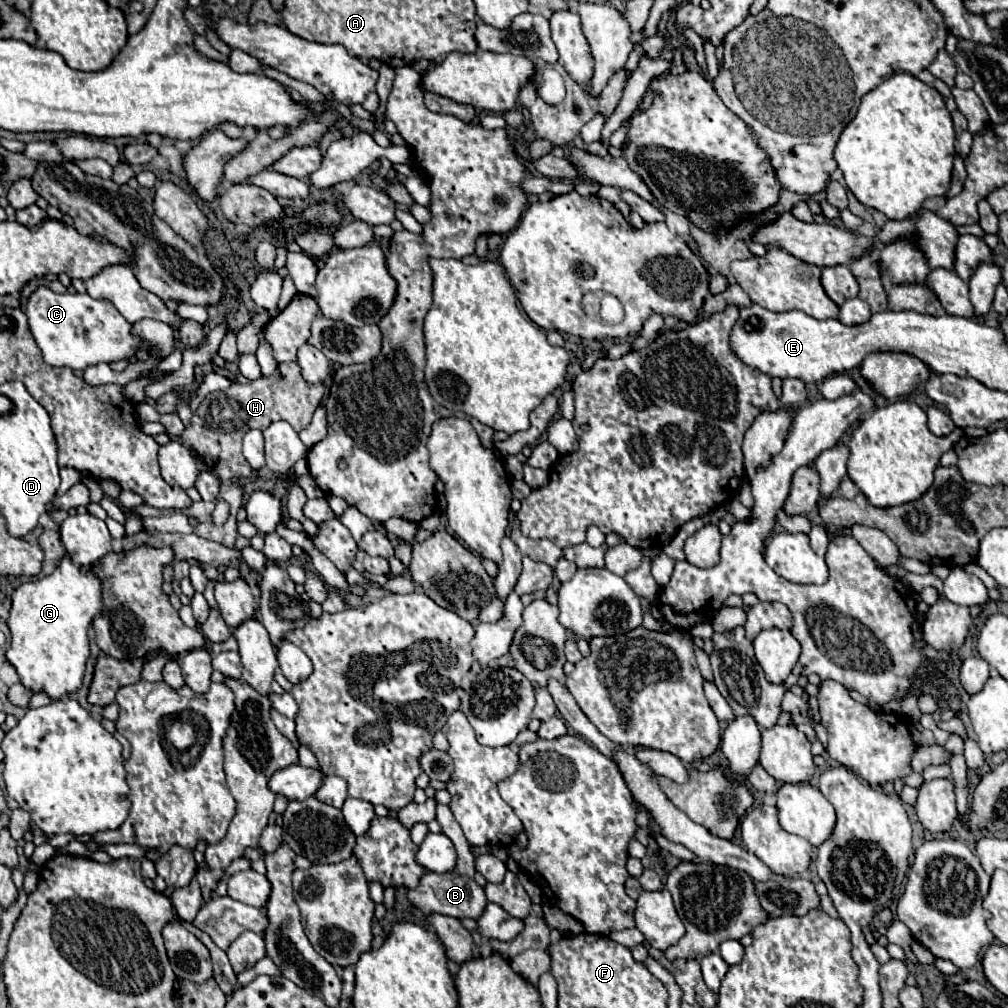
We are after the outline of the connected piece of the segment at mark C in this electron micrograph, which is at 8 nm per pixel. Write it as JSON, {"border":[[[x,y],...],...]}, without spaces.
{"border":[[[39,286],[25,308],[29,316],[29,326],[33,332],[33,338],[43,354],[43,360],[51,366],[67,366],[71,370],[85,370],[93,364],[111,364],[137,356],[137,352],[143,348],[147,354],[155,360],[161,360],[161,356],[153,356],[153,350],[157,350],[153,344],[149,344],[143,336],[133,334],[133,326],[117,312],[117,308],[109,300],[97,300],[89,294],[55,294],[53,290]]]}

